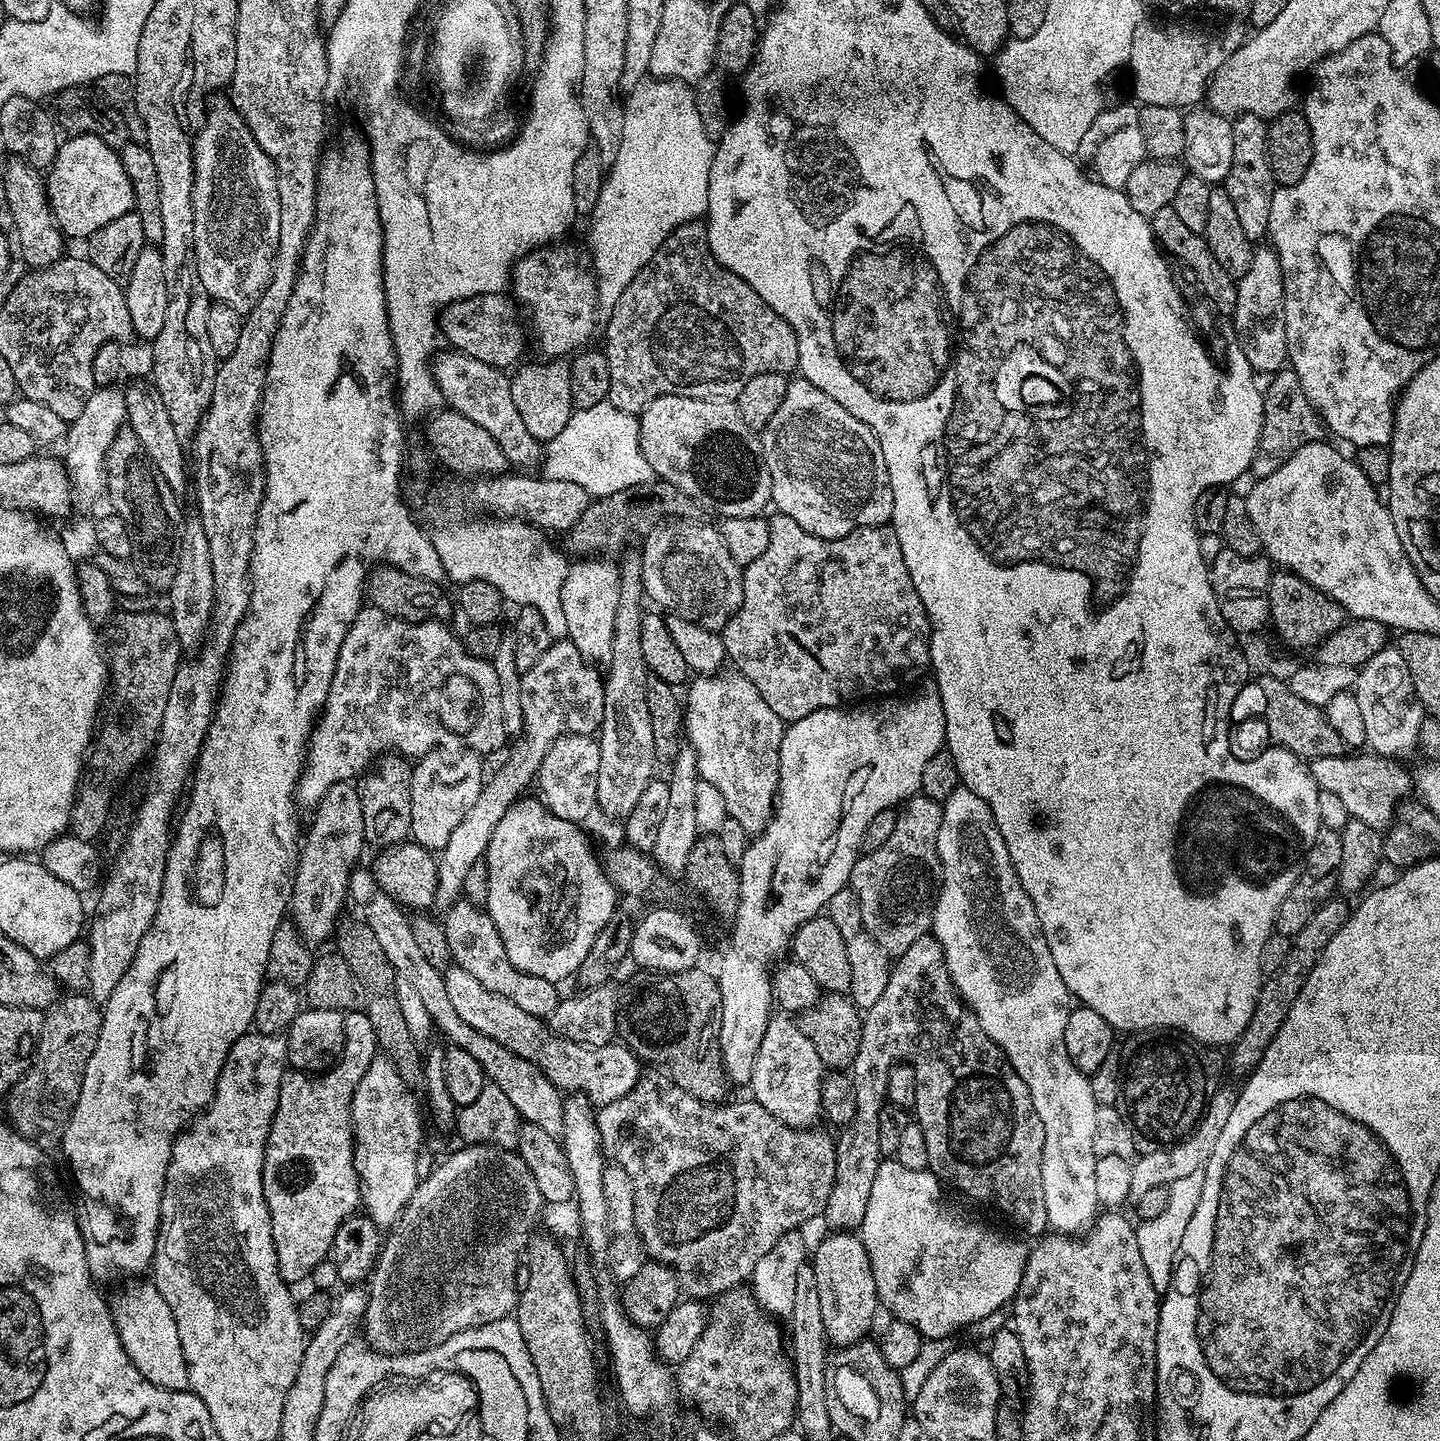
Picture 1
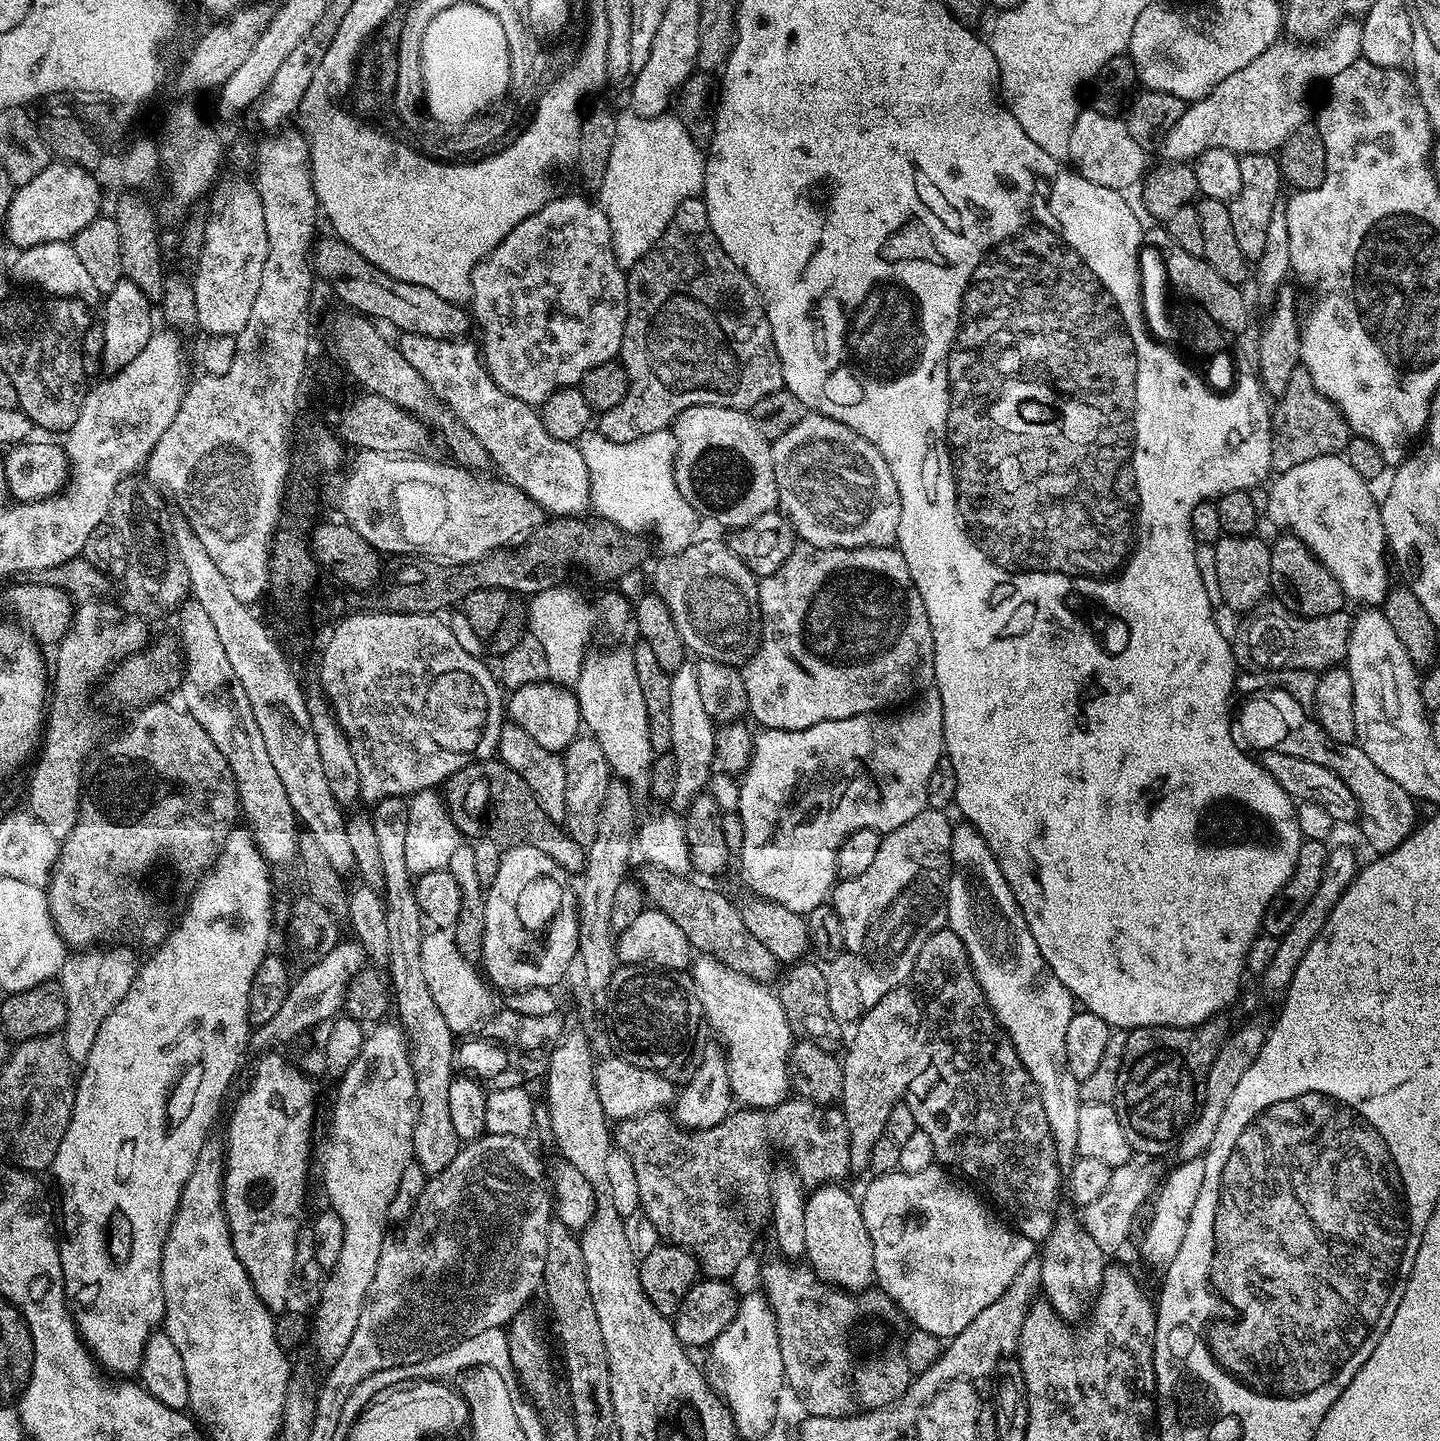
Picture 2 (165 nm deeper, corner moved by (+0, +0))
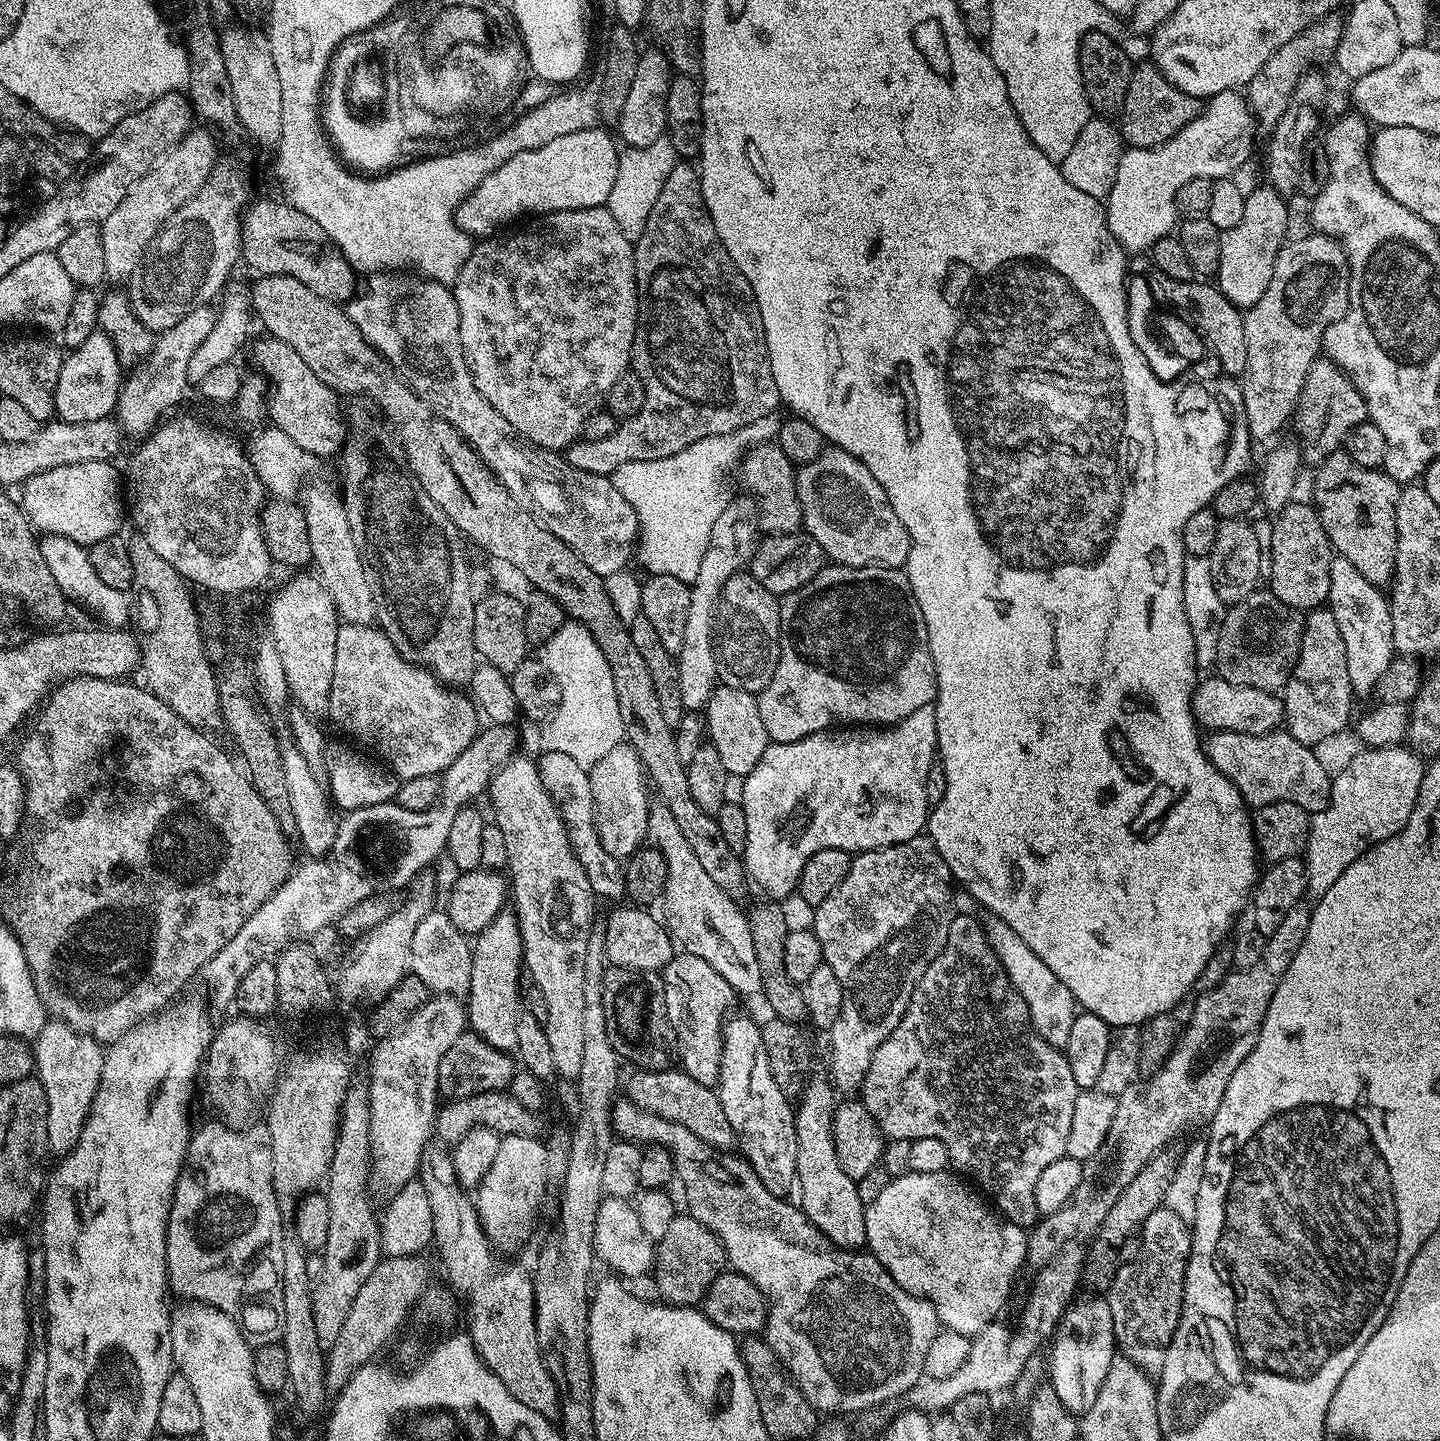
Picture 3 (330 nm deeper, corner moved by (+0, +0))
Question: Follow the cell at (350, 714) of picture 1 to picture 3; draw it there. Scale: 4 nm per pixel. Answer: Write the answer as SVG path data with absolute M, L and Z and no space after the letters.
M344 624L338 630L338 646L334 654L334 682L330 686L330 702L327 715L344 732L349 732L360 745L373 757L379 758L390 769L393 776L401 781L423 776L436 776L443 773L444 769L451 768L452 763L458 758L456 746L440 748L438 744L428 746L426 750L426 708L428 698L434 696L434 686L437 679L427 668L411 664L400 655L400 651L390 642L387 634L376 626L363 624Z

